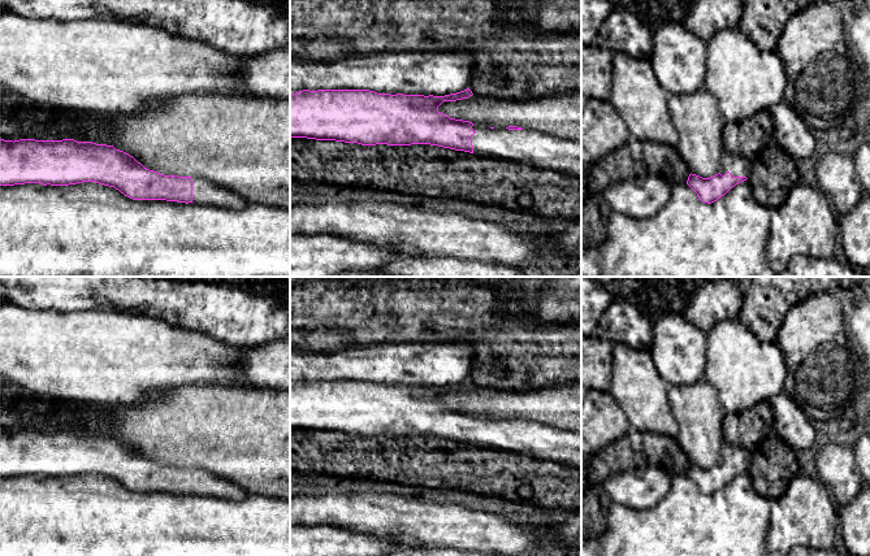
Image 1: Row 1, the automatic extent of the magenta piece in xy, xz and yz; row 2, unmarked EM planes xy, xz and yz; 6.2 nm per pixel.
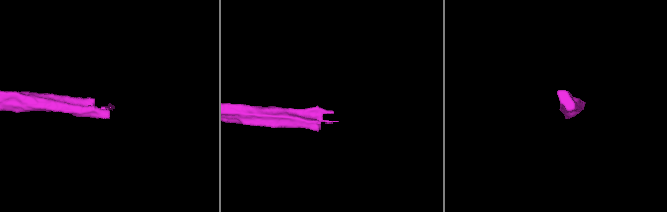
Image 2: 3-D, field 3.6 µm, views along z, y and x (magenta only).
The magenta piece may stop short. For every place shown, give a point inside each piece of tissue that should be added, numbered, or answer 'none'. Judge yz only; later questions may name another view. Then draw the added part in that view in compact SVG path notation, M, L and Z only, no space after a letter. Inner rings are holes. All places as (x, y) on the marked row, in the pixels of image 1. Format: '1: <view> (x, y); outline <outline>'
1: yz (736, 165); outline M728 152L722 153L722 171L720 174L724 175L730 171L733 177L746 177L750 171L750 161L743 158L741 156L732 155Z

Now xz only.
1: xz (529, 147); outline M472 126L473 153L581 178L581 142L534 130Z

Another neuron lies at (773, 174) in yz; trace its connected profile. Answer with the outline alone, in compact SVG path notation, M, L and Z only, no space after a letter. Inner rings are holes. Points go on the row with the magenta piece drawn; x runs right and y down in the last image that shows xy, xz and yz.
M771 140L750 161L748 182L756 199L769 208L779 207L800 183L798 161Z

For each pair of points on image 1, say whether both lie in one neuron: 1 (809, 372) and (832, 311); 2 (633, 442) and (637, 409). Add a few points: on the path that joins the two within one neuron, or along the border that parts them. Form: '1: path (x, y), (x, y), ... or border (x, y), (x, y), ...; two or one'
1: path (809, 356), (809, 334), (817, 326); one
2: border (631, 426), (643, 431), (656, 431), (665, 435); two

